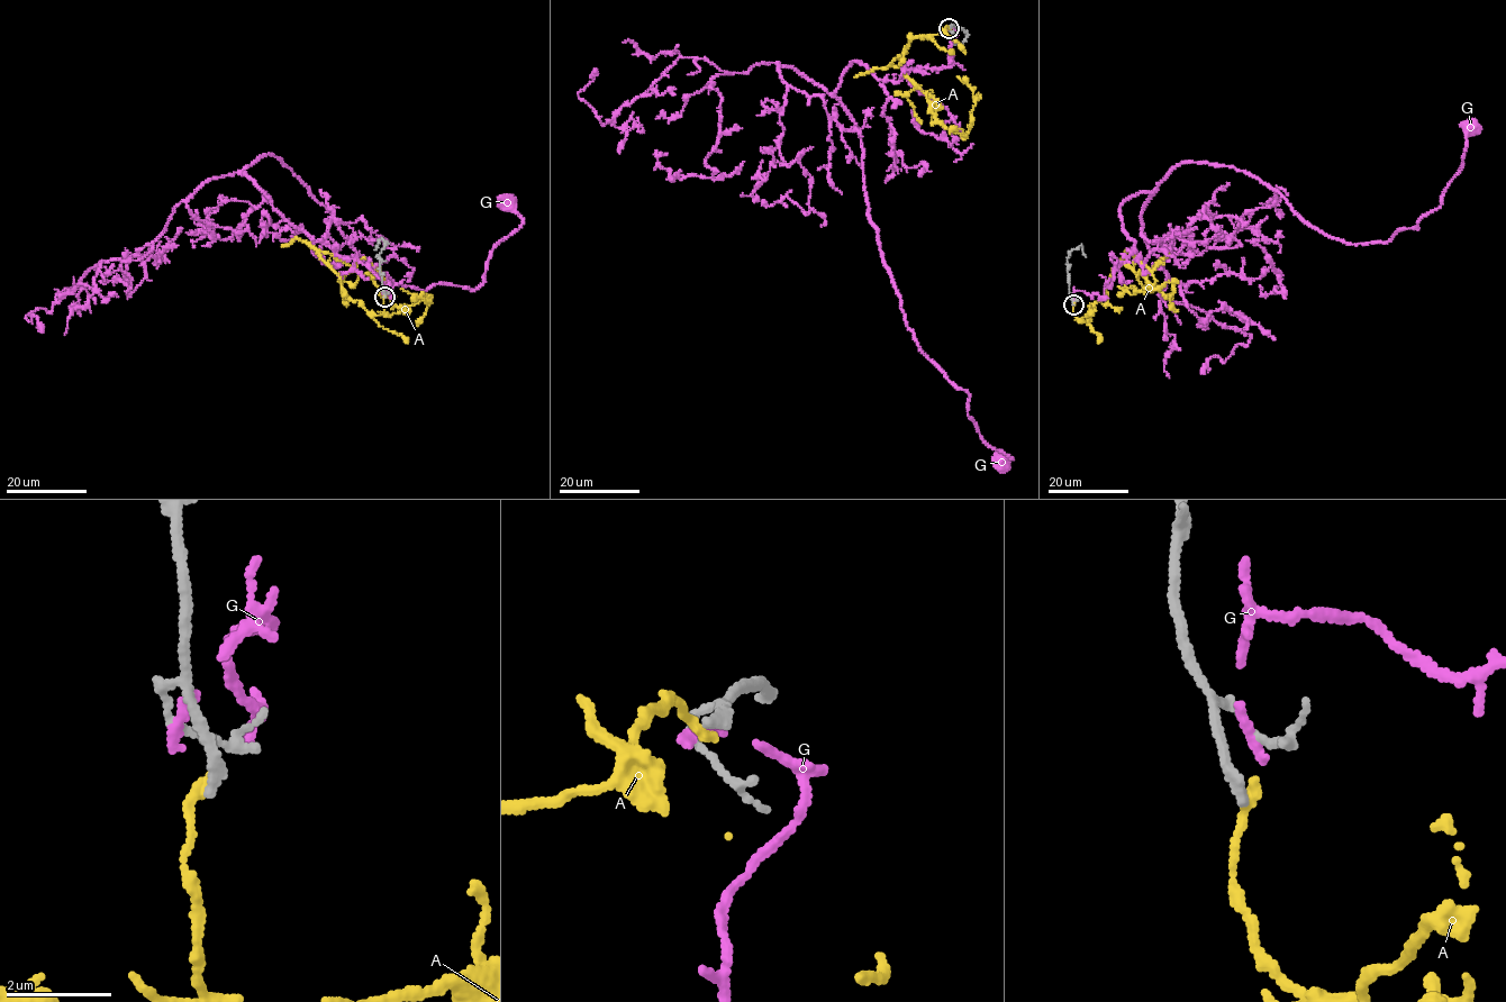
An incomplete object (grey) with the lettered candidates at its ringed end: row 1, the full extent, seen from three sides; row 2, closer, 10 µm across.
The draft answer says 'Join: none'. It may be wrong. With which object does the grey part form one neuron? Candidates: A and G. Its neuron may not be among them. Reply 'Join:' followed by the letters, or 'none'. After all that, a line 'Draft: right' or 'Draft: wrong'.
Join: none
Draft: right

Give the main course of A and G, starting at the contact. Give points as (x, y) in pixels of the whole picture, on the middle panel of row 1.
A: (950, 28), (910, 38), (907, 53), (891, 65), (925, 93), (935, 119), (965, 134), (974, 97), (958, 76)
G: (949, 29), (947, 66), (896, 82), (854, 61), (834, 94), (906, 325), (1001, 458)

